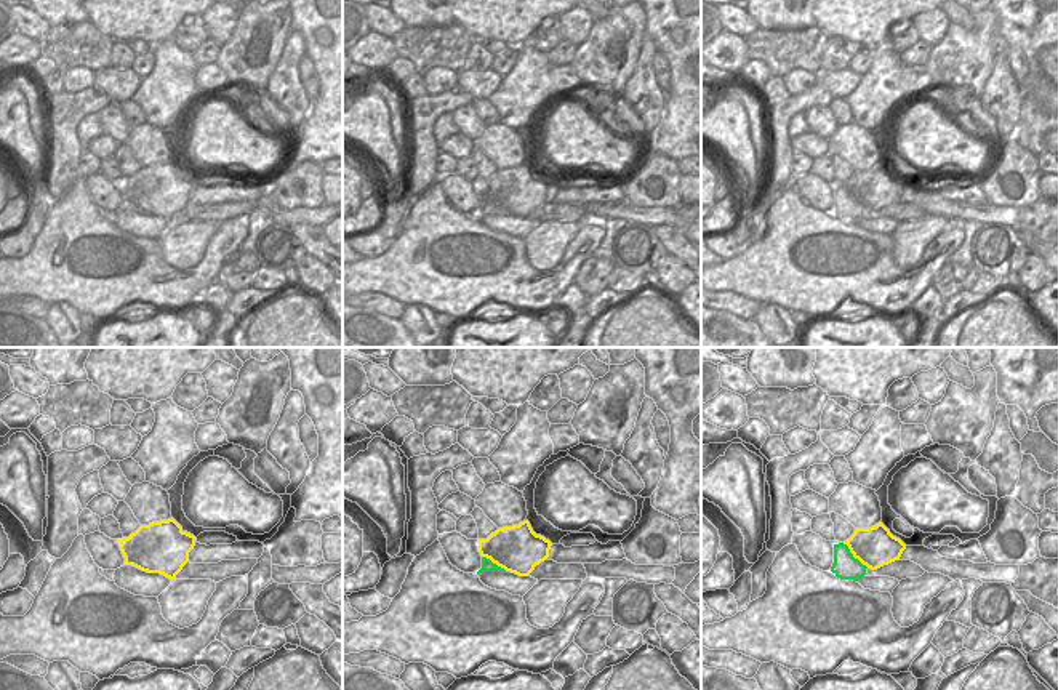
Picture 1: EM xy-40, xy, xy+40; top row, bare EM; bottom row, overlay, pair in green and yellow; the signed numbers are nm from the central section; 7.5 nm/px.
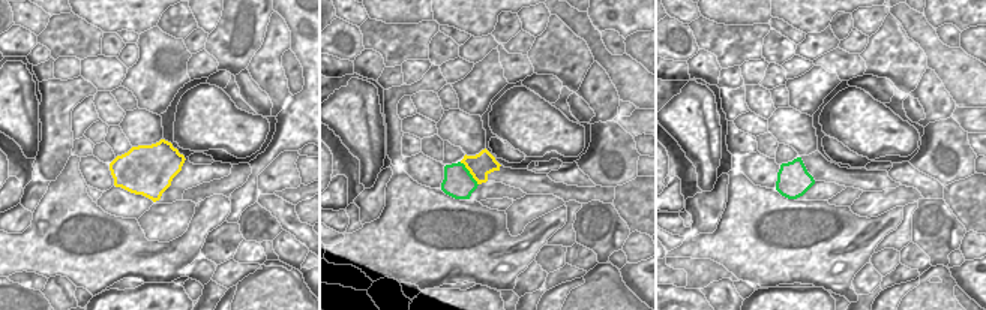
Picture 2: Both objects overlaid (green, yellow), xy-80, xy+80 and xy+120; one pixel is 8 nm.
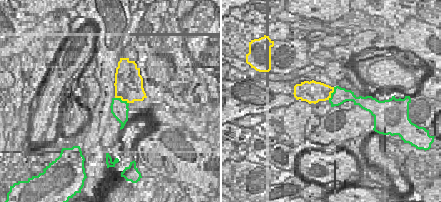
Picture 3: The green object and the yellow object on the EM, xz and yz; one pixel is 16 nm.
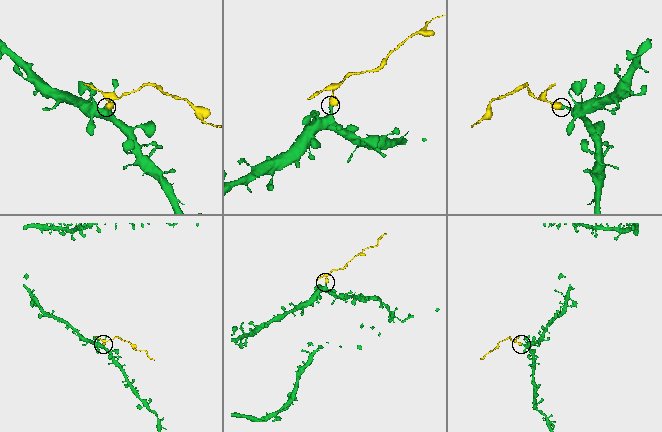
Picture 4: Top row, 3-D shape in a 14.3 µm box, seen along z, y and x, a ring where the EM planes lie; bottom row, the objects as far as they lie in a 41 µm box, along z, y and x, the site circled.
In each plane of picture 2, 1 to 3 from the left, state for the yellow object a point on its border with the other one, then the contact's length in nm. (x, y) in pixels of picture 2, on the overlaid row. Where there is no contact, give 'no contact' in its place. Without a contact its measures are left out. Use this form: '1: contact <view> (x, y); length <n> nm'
1: no contact
2: contact xy+80 (468, 172); length 240 nm
3: no contact

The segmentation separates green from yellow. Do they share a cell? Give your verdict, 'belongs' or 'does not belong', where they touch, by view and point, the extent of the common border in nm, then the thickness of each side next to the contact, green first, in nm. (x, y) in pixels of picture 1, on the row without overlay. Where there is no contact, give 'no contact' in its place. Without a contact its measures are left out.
does not belong | xy+40 (852, 197) | 280 nm | 190/300 nm

